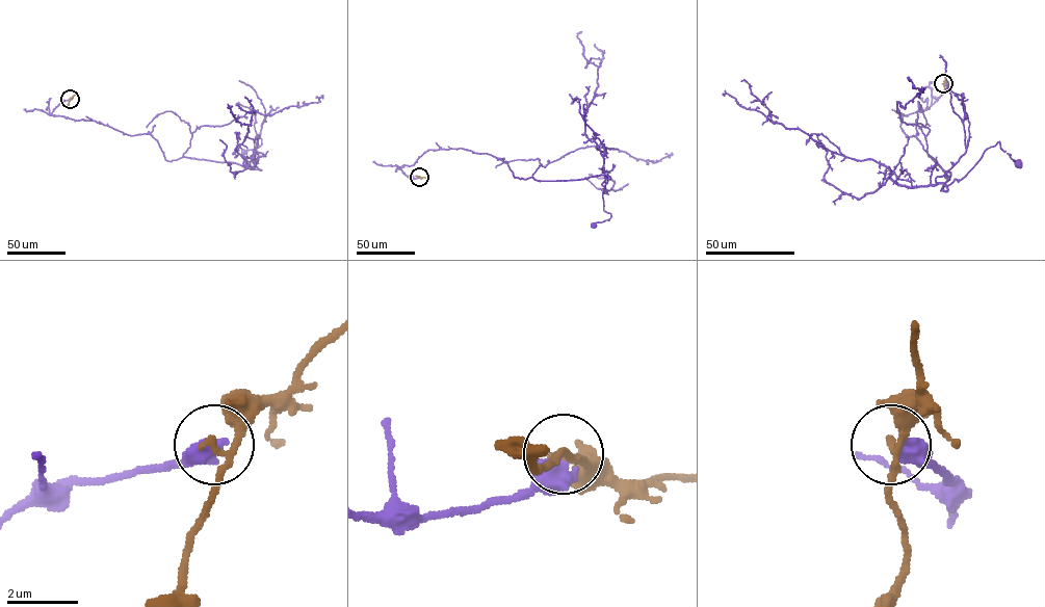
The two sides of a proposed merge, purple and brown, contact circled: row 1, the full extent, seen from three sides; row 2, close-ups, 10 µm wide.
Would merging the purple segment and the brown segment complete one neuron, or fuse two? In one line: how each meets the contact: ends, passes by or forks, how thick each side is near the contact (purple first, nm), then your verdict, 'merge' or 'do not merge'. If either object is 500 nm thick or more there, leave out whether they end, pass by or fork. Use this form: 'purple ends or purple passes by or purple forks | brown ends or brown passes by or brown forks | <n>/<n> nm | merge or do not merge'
550/160 nm | merge

